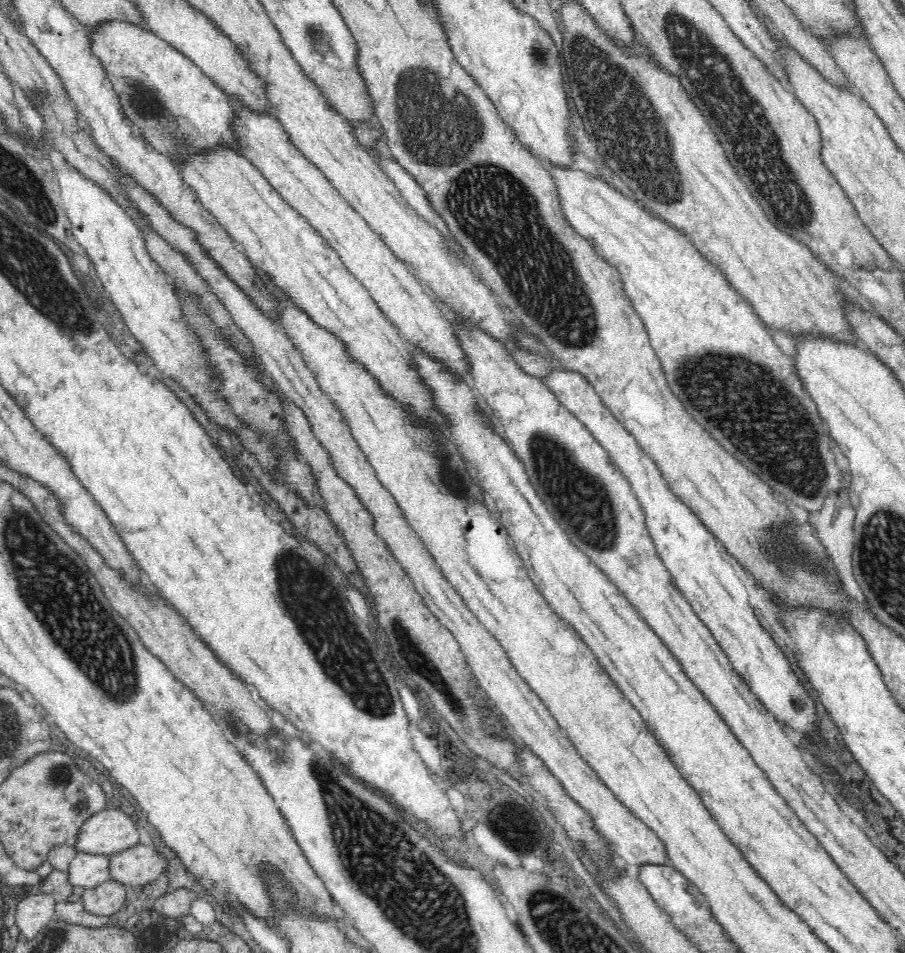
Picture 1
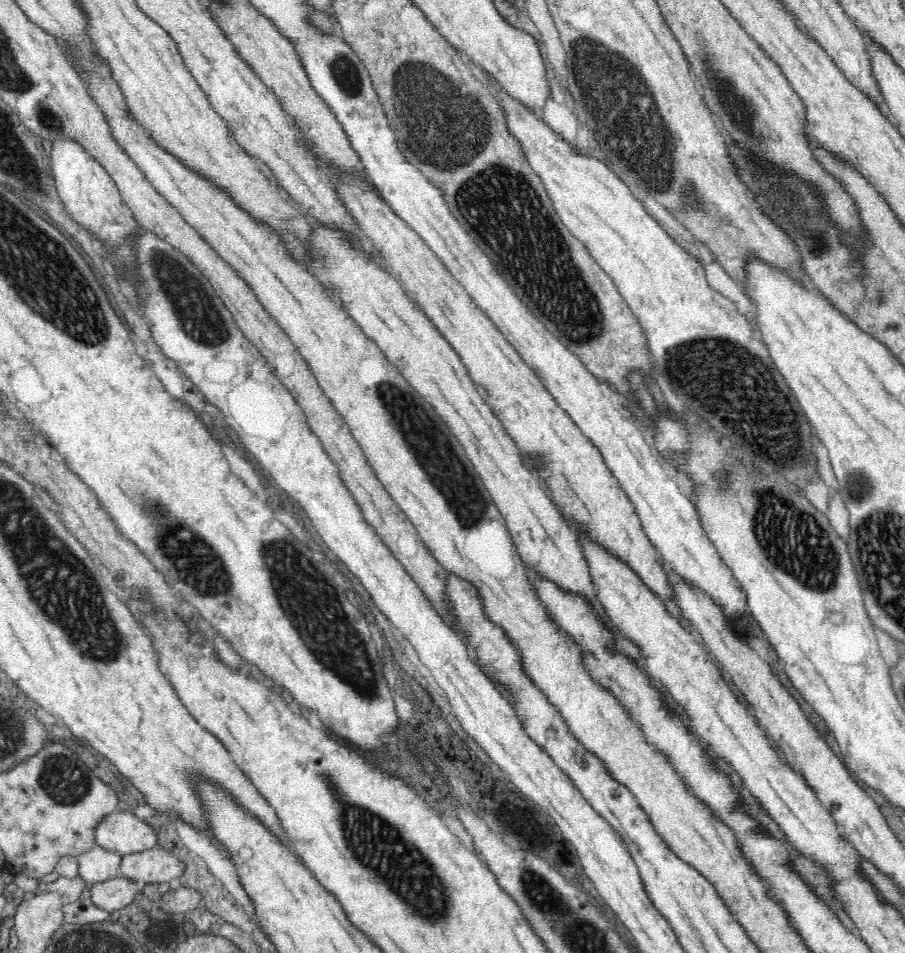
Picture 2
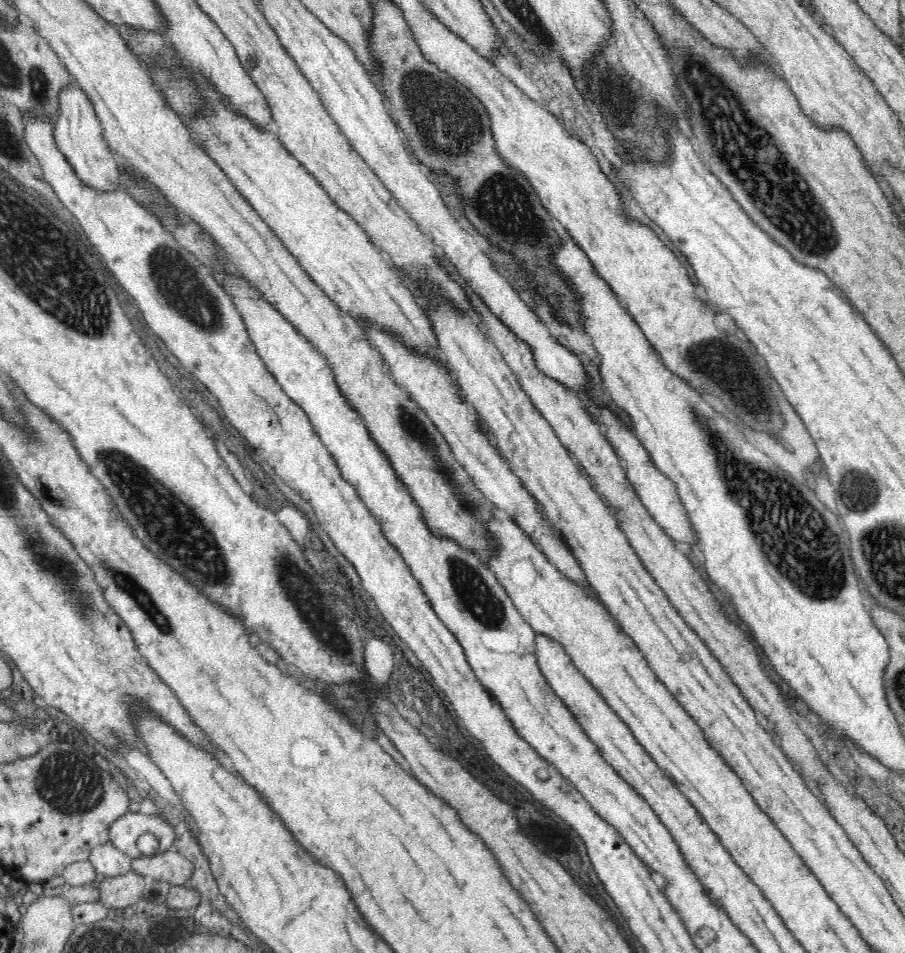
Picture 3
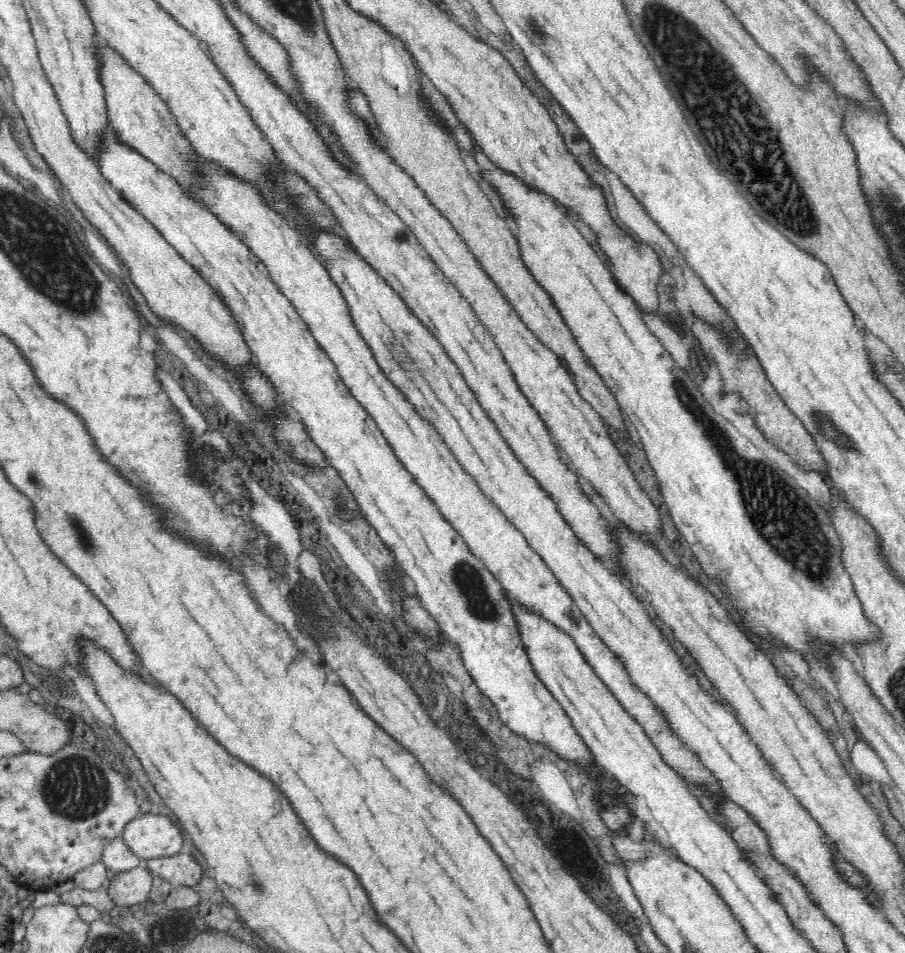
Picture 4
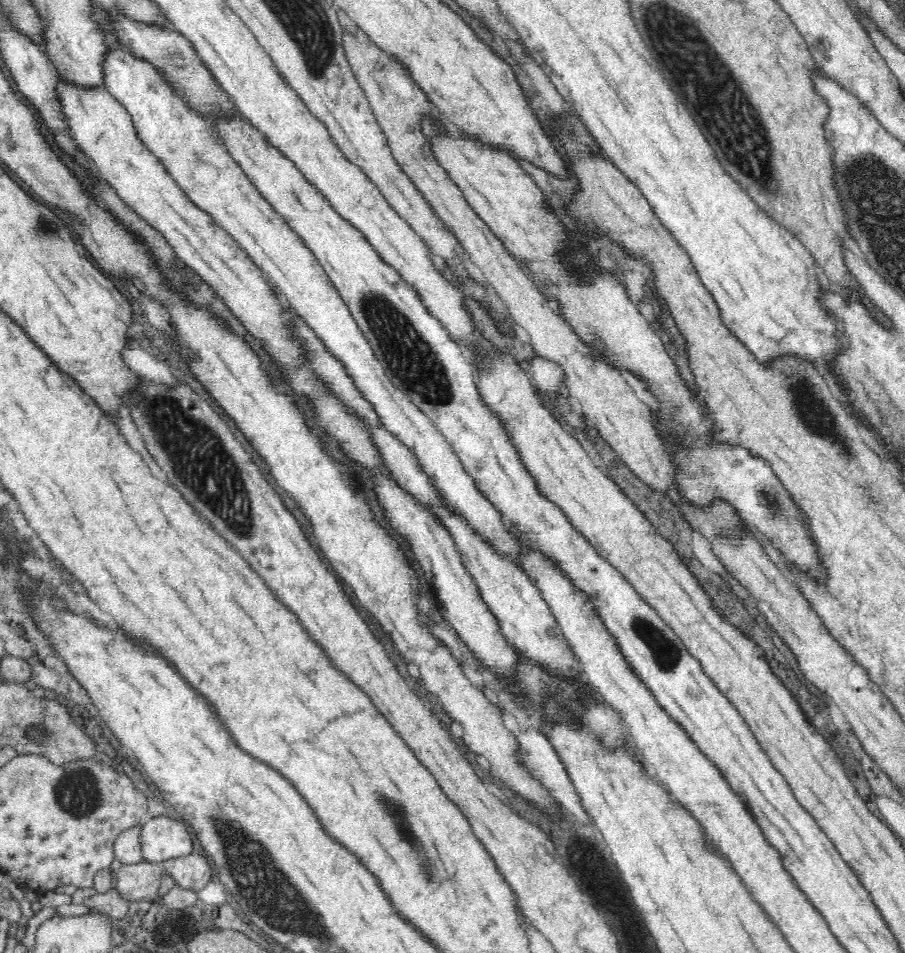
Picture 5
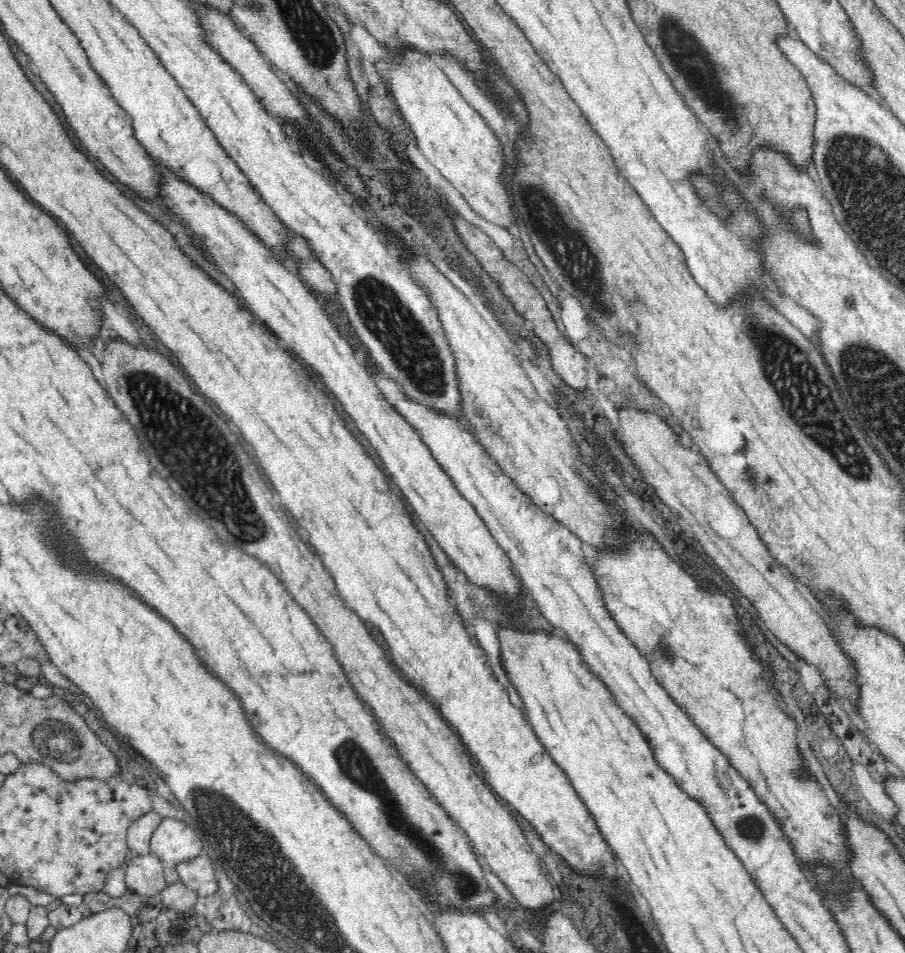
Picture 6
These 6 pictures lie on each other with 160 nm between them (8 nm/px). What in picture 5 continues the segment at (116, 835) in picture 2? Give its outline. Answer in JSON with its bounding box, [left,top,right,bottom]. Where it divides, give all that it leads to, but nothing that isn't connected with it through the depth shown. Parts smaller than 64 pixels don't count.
[138,814,193,864]

